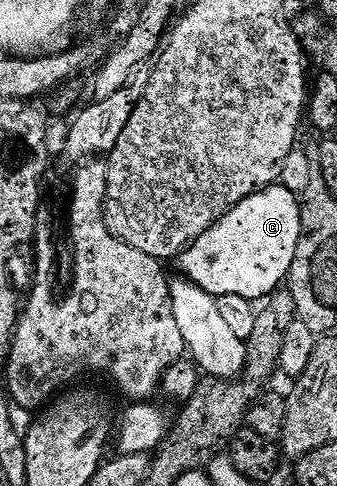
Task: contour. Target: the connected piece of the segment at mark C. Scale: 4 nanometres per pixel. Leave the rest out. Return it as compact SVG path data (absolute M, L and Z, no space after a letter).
M275 183L236 203L177 258L181 276L212 298L240 295L252 303L269 298L289 278L302 234L302 206L297 192Z

